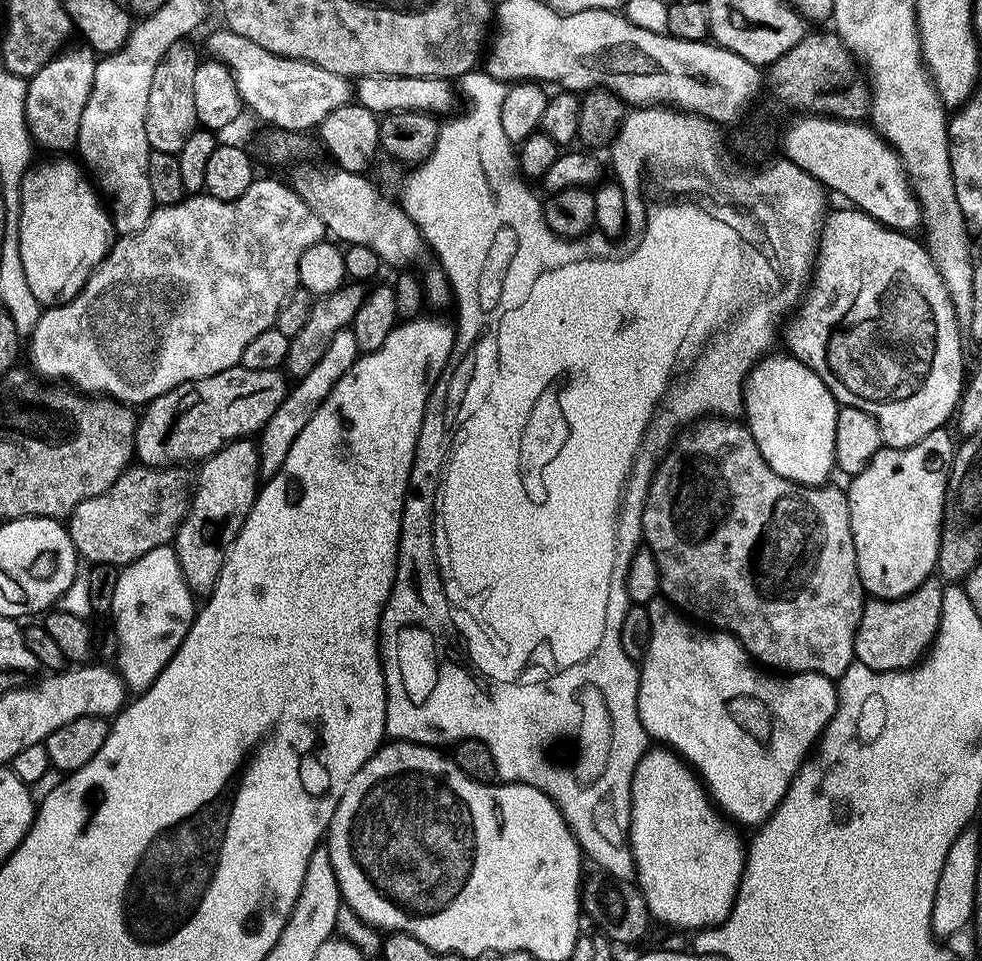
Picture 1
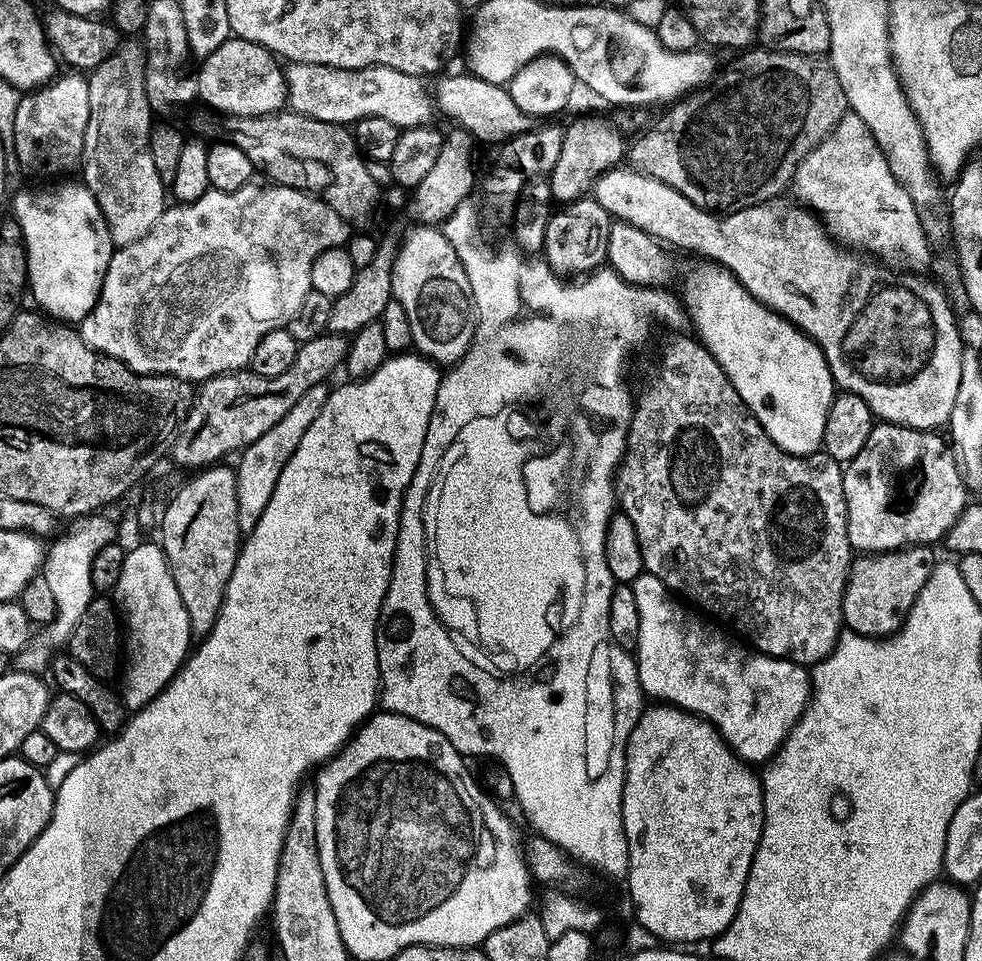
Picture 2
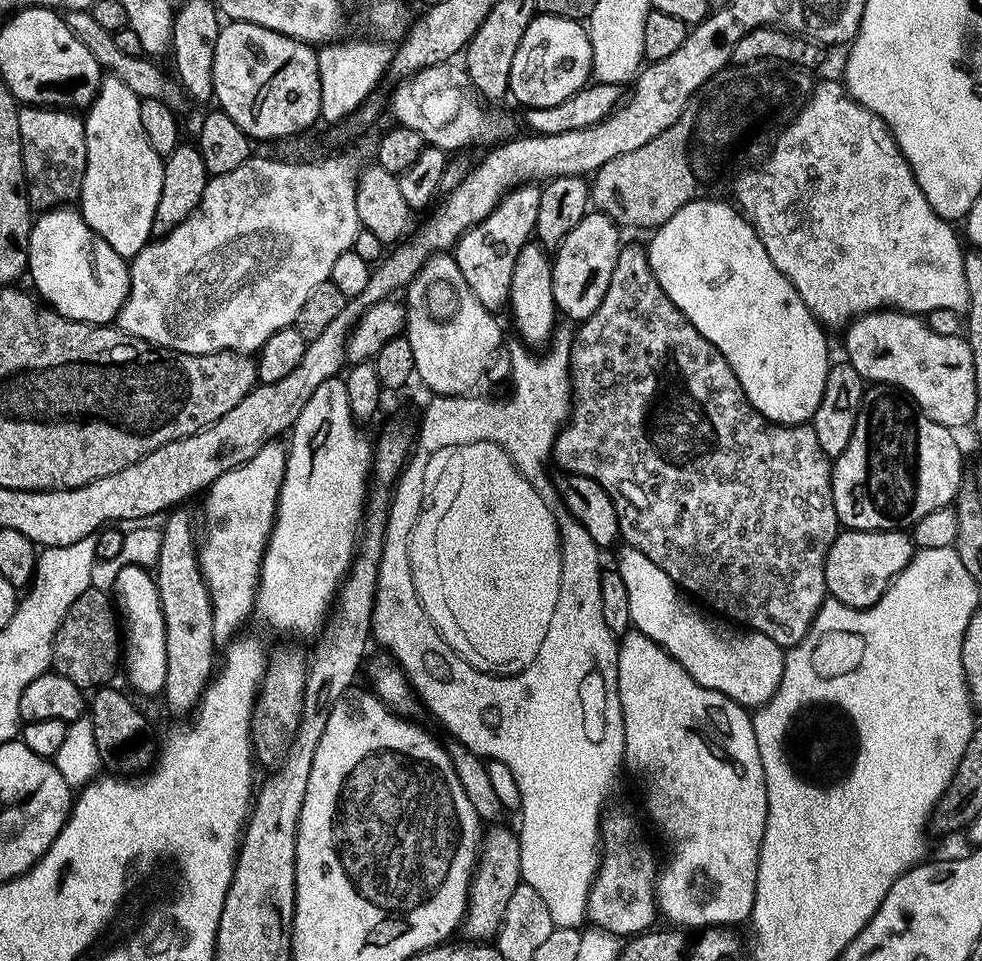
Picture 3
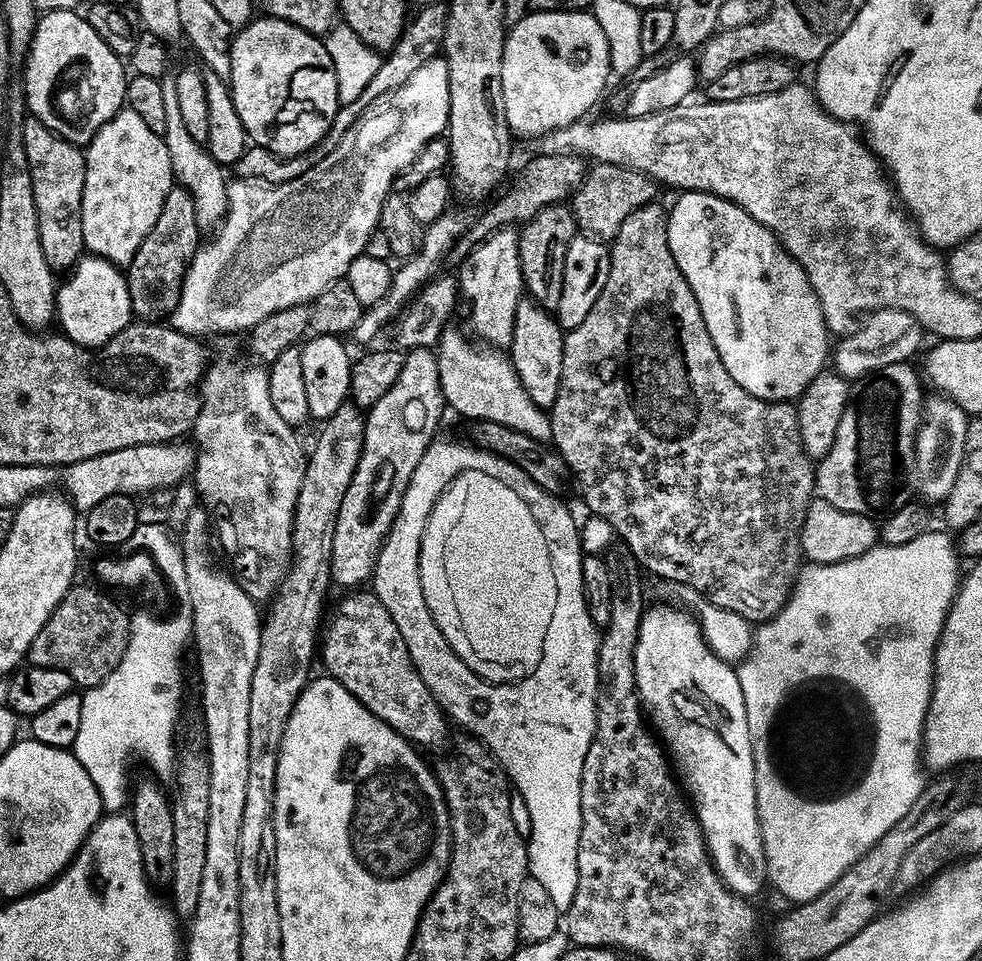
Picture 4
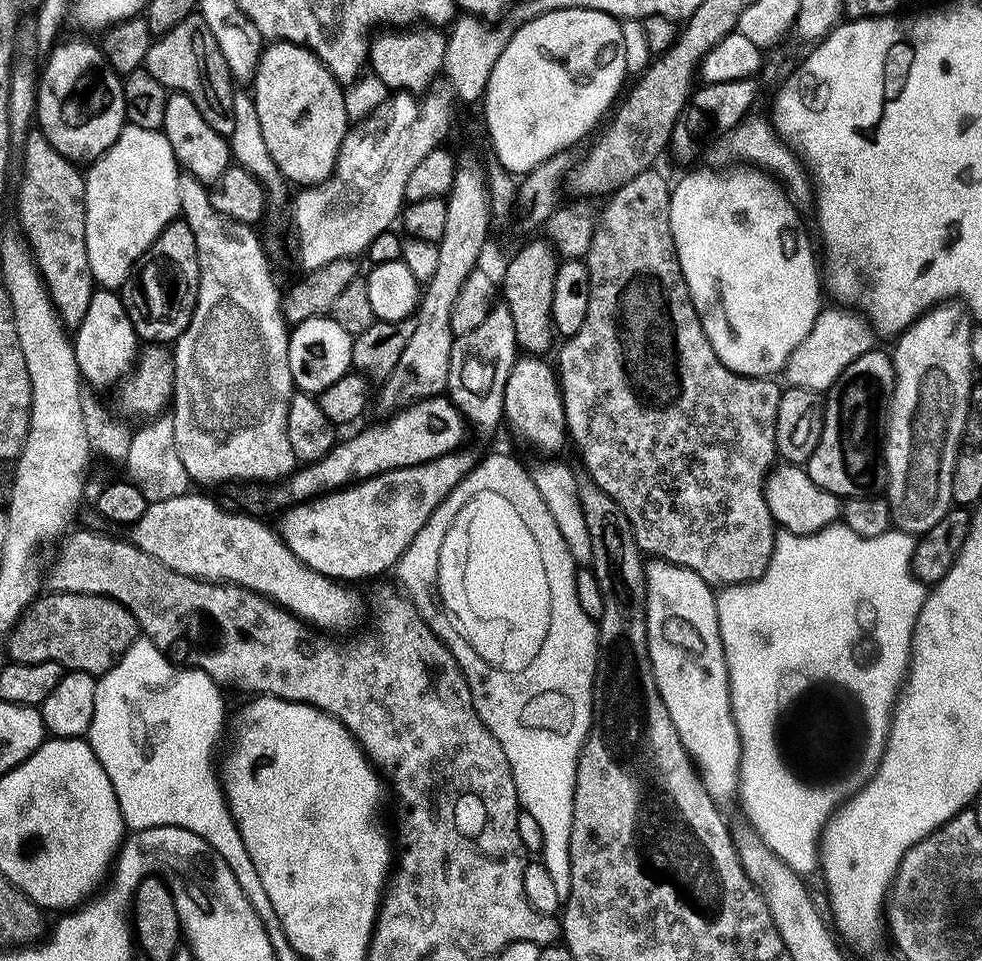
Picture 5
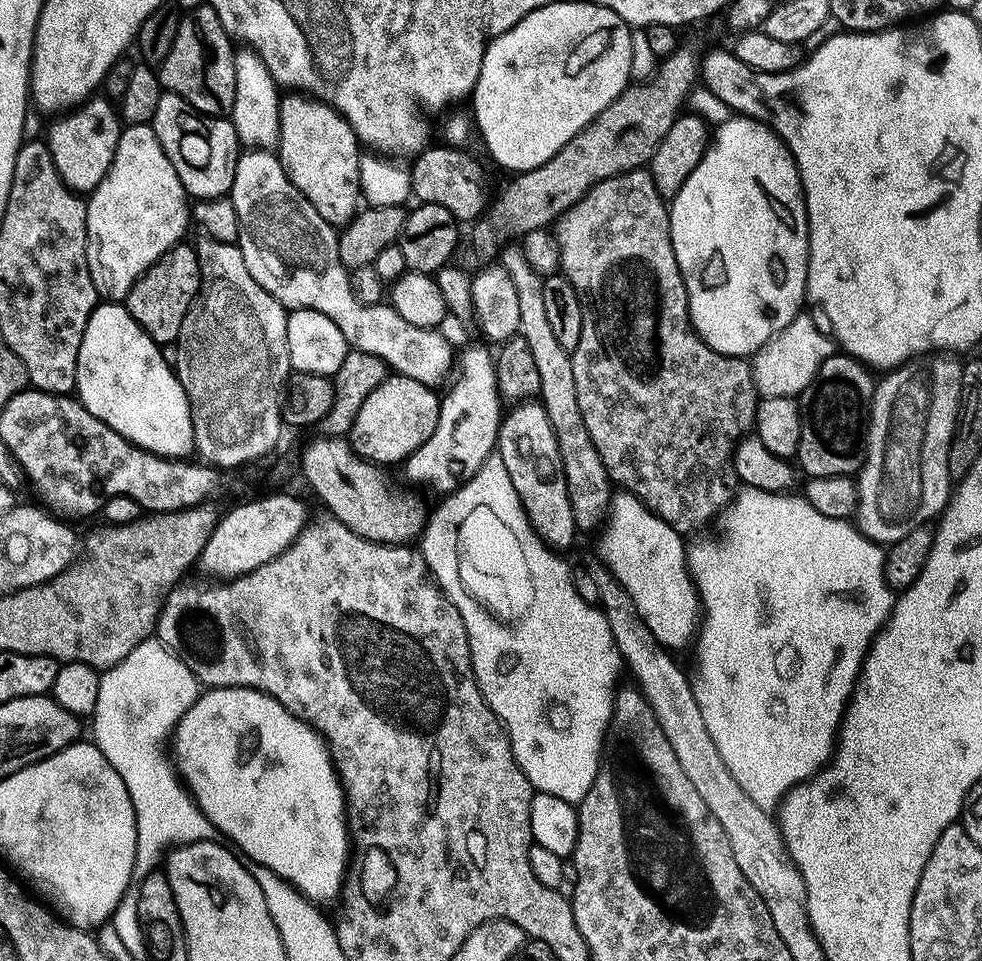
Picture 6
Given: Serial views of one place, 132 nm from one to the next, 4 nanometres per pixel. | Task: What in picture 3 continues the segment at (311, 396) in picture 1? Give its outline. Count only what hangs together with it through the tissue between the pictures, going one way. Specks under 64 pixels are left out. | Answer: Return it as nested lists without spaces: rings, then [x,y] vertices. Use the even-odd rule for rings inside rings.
[[[279,439],[267,441],[254,458],[226,470],[206,489],[204,497],[208,497],[204,500],[204,528],[202,524],[198,555],[214,610],[214,642],[217,646],[232,644],[234,637],[241,631],[239,628],[254,616],[256,590],[260,586],[260,564],[264,560],[264,551],[268,548],[272,527],[276,524],[276,504],[280,501],[280,491],[288,465],[288,449],[280,443]]]

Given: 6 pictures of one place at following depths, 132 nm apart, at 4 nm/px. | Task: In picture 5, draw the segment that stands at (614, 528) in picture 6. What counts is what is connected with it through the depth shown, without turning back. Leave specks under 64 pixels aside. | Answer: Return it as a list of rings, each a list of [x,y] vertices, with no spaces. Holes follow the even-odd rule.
[[[655,558],[647,561],[648,653],[654,682],[682,746],[692,757],[706,790],[717,802],[737,795],[740,739],[732,717],[728,667],[718,626],[717,593],[694,570]]]

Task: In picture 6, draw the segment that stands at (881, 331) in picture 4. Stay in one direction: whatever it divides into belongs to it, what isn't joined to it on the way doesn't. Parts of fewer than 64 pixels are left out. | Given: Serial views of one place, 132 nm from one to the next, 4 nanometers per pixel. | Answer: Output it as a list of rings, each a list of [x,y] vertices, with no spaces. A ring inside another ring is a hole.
[[[807,314],[795,316],[770,342],[754,353],[750,363],[752,365],[752,377],[756,383],[757,393],[761,397],[766,396],[790,396],[799,397],[800,393],[810,386],[810,382],[818,374],[818,366],[826,362],[826,358],[834,355],[834,340],[823,327],[816,325],[816,320]]]

